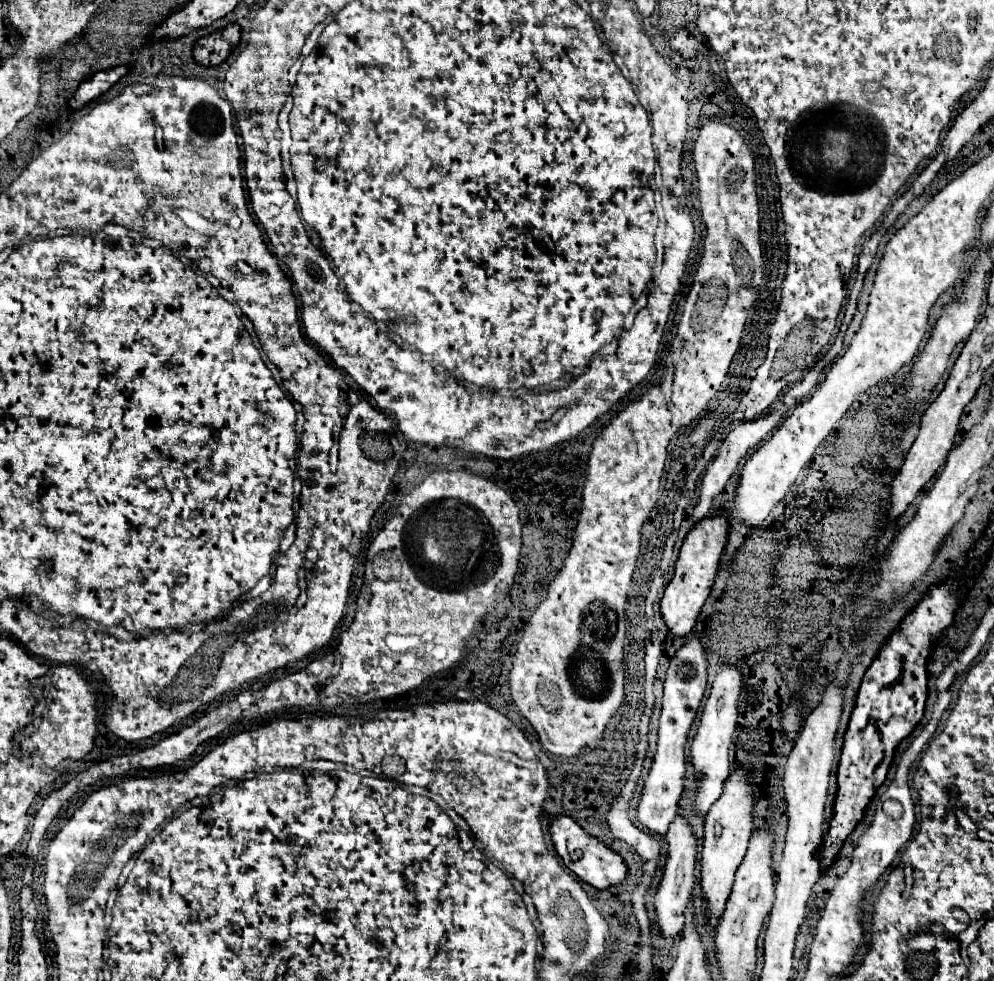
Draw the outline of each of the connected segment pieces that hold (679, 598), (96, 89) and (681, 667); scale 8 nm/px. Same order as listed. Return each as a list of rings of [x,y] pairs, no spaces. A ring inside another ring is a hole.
[[[722,510],[714,512],[714,518],[704,518],[700,520],[686,536],[682,548],[680,548],[680,556],[676,560],[676,570],[674,576],[670,580],[670,584],[666,586],[666,592],[660,600],[660,614],[664,624],[668,626],[668,630],[672,632],[674,638],[684,638],[688,636],[696,622],[698,622],[698,614],[702,610],[702,604],[706,602],[710,588],[714,584],[714,578],[718,574],[718,562],[720,556],[724,552],[724,544],[728,540],[728,520],[724,516]]]
[[[116,66],[116,68],[110,68],[110,70],[102,70],[102,72],[96,72],[90,80],[82,82],[80,88],[76,90],[74,98],[70,100],[70,106],[72,108],[82,108],[86,106],[88,102],[96,100],[98,96],[102,96],[116,80],[120,80],[122,76],[126,74],[126,66]]]
[[[686,638],[688,642],[682,646],[682,650],[676,652],[676,656],[670,662],[668,676],[664,682],[664,698],[662,698],[662,712],[660,712],[660,728],[658,728],[658,750],[650,768],[648,778],[644,780],[644,788],[636,802],[636,818],[642,822],[644,828],[648,828],[652,834],[666,836],[668,826],[672,824],[678,800],[682,796],[684,786],[684,744],[688,730],[694,722],[696,710],[700,706],[700,700],[706,690],[706,650],[702,646],[702,638]]]

